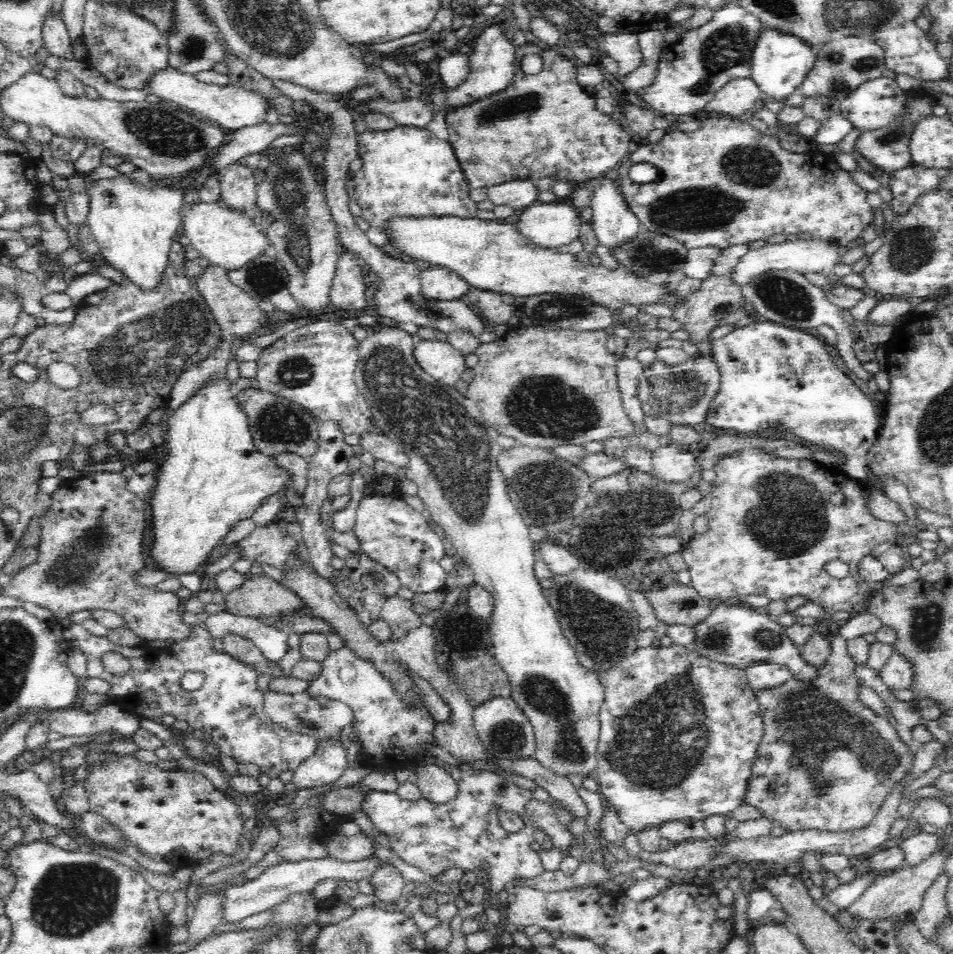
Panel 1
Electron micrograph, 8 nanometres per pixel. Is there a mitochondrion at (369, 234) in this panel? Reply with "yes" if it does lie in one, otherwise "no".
no

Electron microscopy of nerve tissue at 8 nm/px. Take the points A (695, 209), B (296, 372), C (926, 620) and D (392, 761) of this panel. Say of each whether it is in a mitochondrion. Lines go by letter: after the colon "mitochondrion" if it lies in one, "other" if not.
A: mitochondrion
B: mitochondrion
C: mitochondrion
D: other

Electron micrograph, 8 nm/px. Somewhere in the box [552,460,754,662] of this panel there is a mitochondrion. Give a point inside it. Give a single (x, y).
(658, 505)

